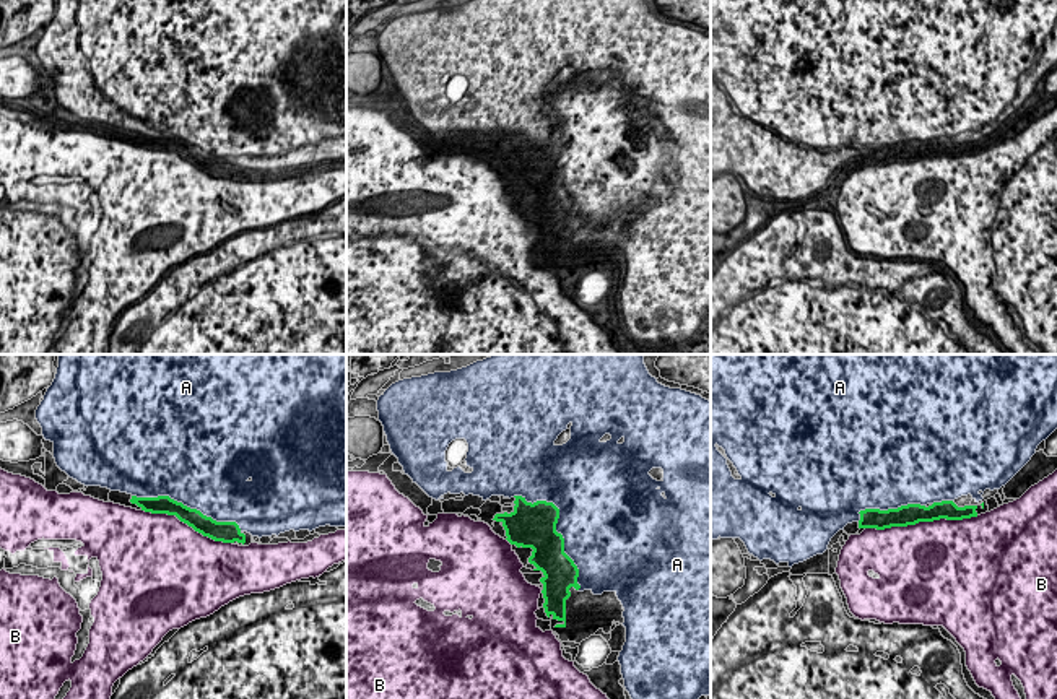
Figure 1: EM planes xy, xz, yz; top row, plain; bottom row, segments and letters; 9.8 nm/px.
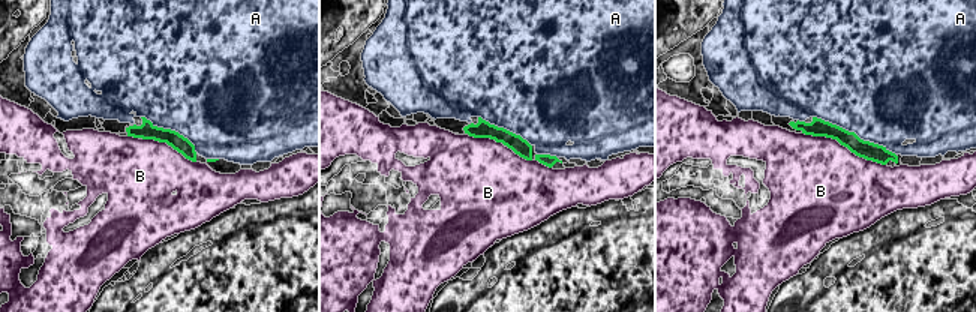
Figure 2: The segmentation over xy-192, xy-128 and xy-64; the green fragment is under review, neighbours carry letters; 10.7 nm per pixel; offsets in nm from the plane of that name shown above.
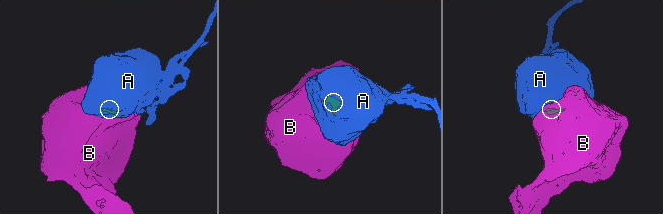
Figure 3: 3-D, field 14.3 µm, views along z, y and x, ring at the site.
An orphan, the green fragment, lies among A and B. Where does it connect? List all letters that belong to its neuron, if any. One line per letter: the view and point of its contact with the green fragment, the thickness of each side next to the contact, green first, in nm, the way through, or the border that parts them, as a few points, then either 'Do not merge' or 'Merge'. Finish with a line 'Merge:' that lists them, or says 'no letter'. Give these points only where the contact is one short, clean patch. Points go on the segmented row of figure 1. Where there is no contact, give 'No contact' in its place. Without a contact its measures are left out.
A: Touches green at xz (555, 527). Thickness 440 nm (green) against 420 nm. Merge
B: Touches green at yz (921, 520). Thickness 220 nm (green) against 480 nm. Do not merge
Merge: A

